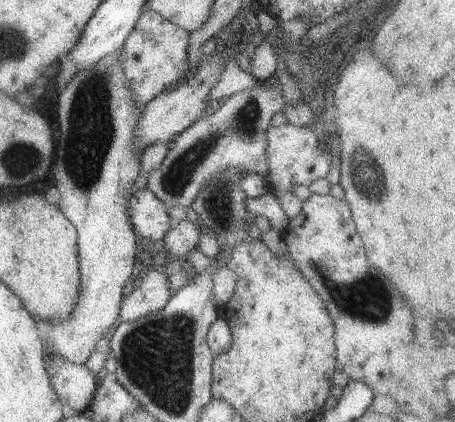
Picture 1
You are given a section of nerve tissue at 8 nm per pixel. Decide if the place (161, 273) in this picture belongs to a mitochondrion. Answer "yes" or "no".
no

